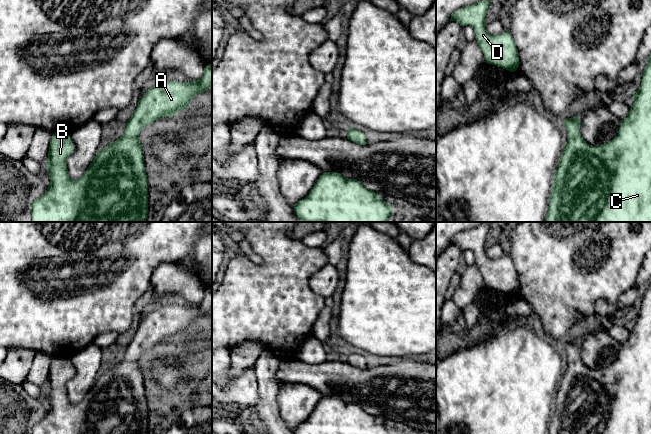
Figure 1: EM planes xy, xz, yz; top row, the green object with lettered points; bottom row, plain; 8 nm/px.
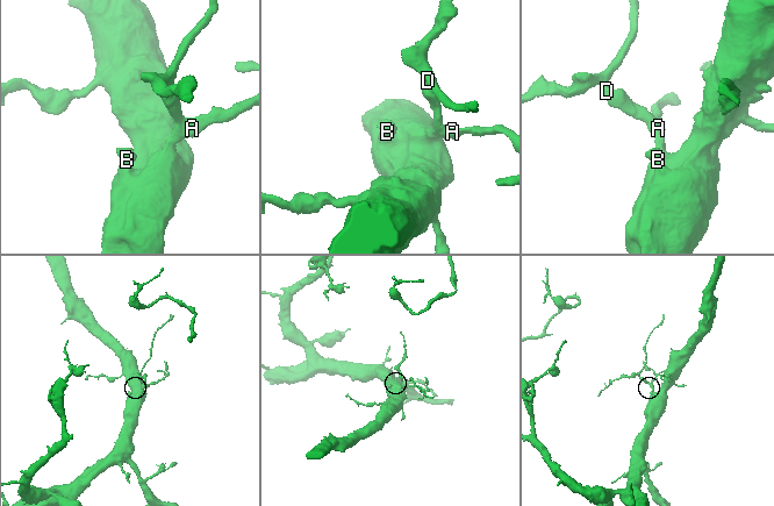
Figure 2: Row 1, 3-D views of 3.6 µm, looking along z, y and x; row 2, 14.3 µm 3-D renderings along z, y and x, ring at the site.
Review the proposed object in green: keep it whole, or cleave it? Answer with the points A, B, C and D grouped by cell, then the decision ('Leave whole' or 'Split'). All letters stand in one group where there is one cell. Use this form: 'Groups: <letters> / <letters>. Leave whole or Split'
Groups: A B C D. Leave whole

